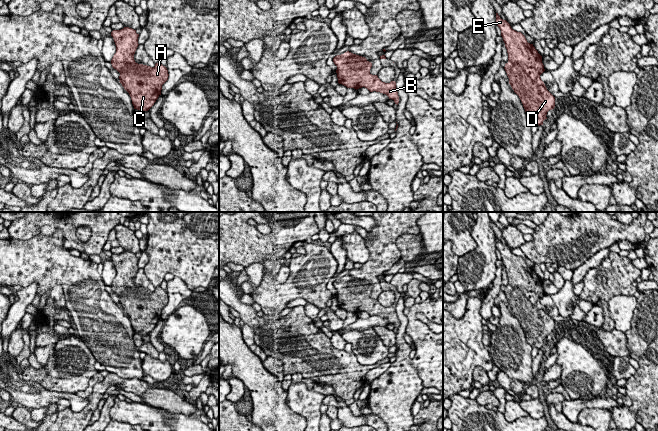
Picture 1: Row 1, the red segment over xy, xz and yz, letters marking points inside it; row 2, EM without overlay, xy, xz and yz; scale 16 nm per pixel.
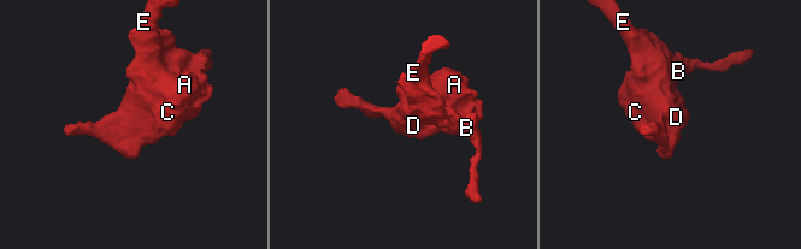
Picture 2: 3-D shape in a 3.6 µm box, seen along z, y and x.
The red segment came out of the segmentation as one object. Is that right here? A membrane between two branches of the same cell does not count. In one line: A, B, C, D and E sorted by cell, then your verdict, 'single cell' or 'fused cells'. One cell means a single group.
groups A B C D E; single cell

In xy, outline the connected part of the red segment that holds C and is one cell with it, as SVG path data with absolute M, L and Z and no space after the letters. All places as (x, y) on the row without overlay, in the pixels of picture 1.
M124 251L113 254L111 260L116 269L111 288L120 297L119 306L129 317L134 333L148 335L161 319L162 309L168 304L168 294L161 286L153 292L135 286L134 278L139 269L136 254Z

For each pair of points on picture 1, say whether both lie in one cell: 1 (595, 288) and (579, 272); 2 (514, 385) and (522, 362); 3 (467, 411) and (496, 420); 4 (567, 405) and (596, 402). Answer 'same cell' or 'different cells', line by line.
1: different cells
2: different cells
3: same cell
4: same cell

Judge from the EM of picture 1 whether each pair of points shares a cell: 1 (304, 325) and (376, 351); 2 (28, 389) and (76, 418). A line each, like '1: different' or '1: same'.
1: different
2: different

